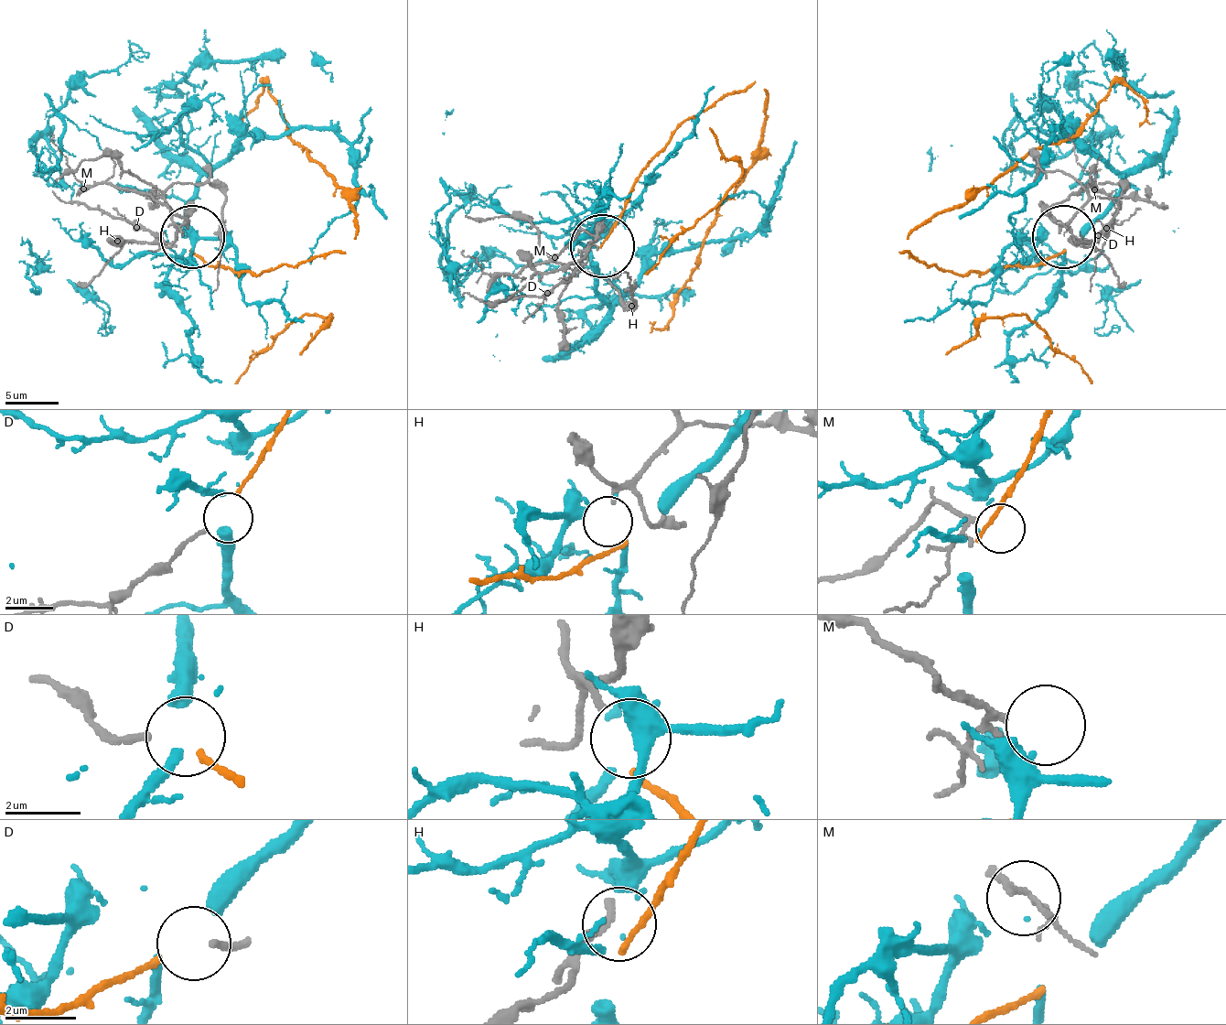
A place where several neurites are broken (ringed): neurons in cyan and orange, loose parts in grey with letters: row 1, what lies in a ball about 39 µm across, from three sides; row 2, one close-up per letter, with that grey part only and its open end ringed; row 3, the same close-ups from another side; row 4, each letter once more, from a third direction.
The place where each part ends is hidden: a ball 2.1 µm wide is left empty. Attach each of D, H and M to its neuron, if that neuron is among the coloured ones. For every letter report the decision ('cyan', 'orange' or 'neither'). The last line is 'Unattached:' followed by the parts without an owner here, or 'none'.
D: orange
H: neither
M: neither
Unattached: H, M

